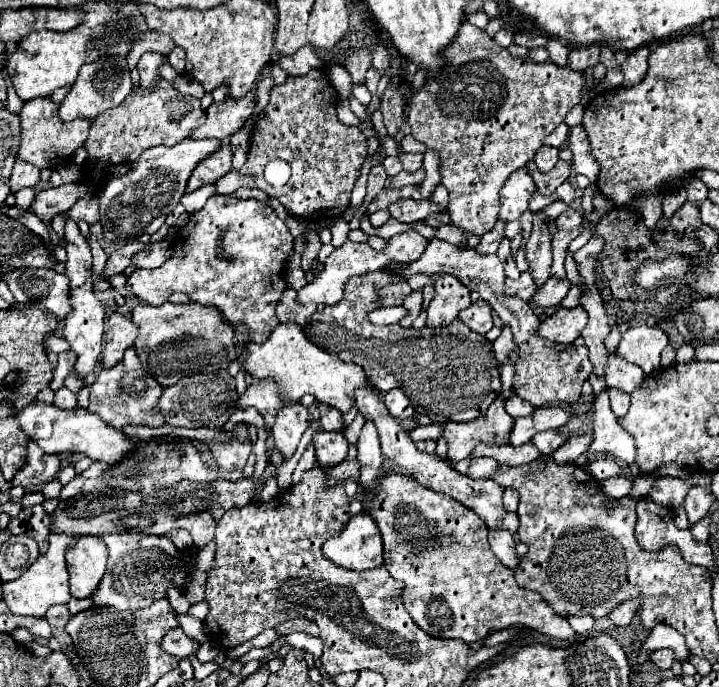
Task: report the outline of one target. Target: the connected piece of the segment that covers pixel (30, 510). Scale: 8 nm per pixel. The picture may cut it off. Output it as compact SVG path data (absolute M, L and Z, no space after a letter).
M43 505L25 507L17 519L9 521L9 531L13 535L27 535L37 541L39 553L49 547L49 515L45 513Z

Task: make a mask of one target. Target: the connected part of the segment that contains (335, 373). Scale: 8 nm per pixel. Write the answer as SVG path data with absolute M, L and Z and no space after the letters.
M279 323L267 337L265 343L253 343L245 341L247 359L243 361L243 369L257 377L273 377L279 385L283 395L297 403L303 395L313 395L317 401L327 403L331 407L337 407L339 411L347 413L351 405L355 403L353 391L361 385L369 385L369 379L365 371L355 363L345 363L335 355L325 353L323 349L315 347L301 331L297 323Z

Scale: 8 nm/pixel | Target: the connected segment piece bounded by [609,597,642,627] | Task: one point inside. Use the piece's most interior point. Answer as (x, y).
(626, 611)

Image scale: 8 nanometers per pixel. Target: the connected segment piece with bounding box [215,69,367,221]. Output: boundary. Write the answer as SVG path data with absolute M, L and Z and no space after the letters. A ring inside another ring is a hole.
M311 69L303 77L289 77L285 85L277 85L271 91L269 105L265 109L265 117L253 127L251 131L251 149L247 155L247 163L239 171L229 171L229 175L221 177L217 185L219 195L231 195L239 187L257 187L265 191L269 197L275 197L281 201L281 205L295 217L305 217L307 221L317 219L333 219L347 211L351 191L355 187L355 181L361 175L361 165L367 157L367 137L359 127L347 127L337 121L335 107L337 107L337 91L329 83L323 69ZM271 159L285 159L291 165L291 177L289 183L283 187L273 187L263 177L263 167Z

